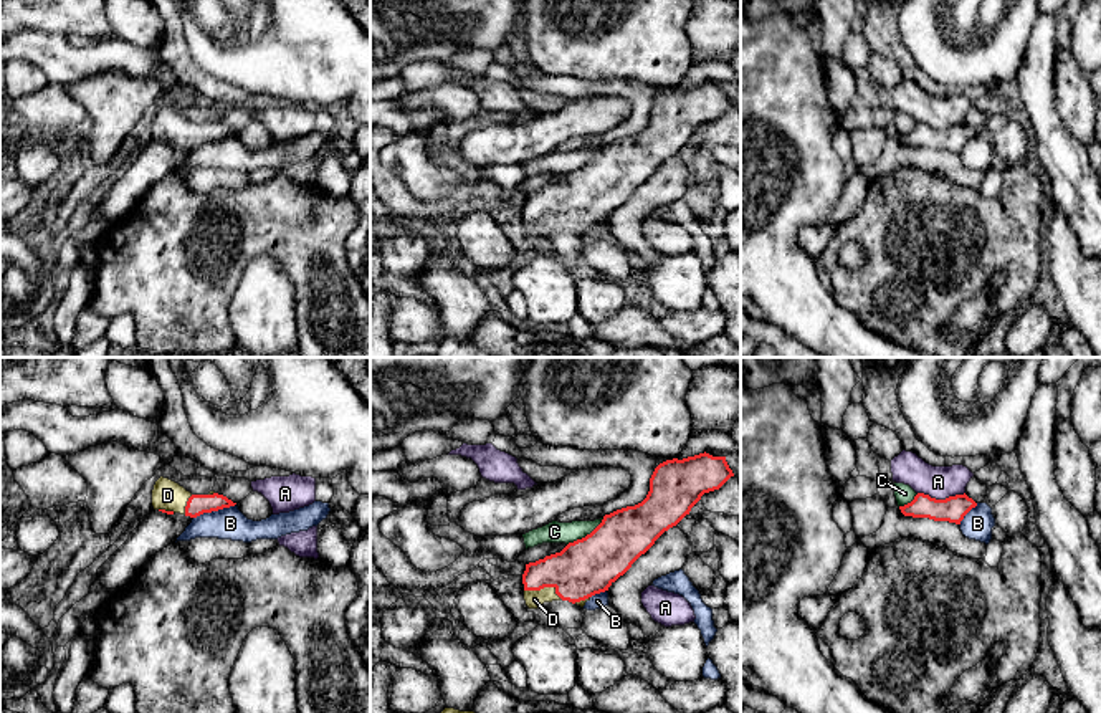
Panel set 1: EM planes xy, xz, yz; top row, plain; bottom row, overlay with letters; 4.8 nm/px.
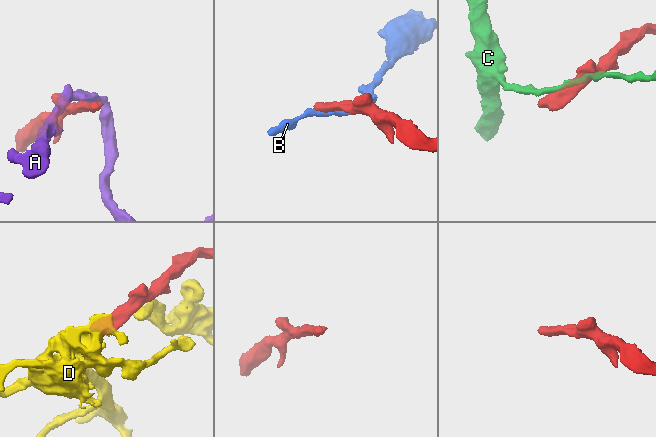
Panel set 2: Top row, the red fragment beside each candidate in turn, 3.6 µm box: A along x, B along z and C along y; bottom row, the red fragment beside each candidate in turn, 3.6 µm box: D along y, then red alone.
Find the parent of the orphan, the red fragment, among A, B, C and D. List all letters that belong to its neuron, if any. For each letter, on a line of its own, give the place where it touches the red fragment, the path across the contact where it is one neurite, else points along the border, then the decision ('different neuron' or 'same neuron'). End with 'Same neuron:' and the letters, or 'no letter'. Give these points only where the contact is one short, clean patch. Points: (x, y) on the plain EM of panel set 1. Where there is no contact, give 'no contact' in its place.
A: meets red in yz at (941, 129); border along yz (918, 121), (936, 128), (964, 123); different neuron
B: meets red in xy at (214, 139); different neuron
C: meets red in xz at (587, 164); different neuron
D: meets red in xz at (544, 215); runs through xz (587, 196), (544, 215), (534, 229); same neuron
Same neuron: D

